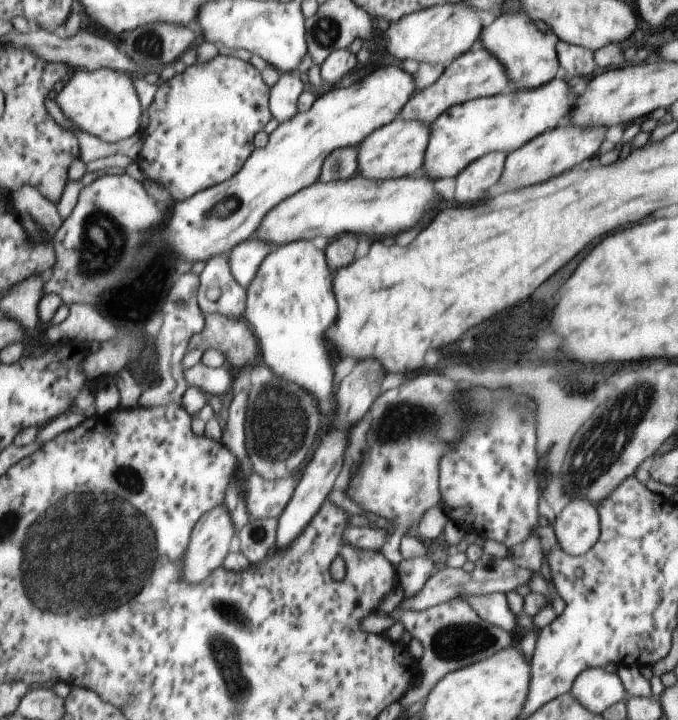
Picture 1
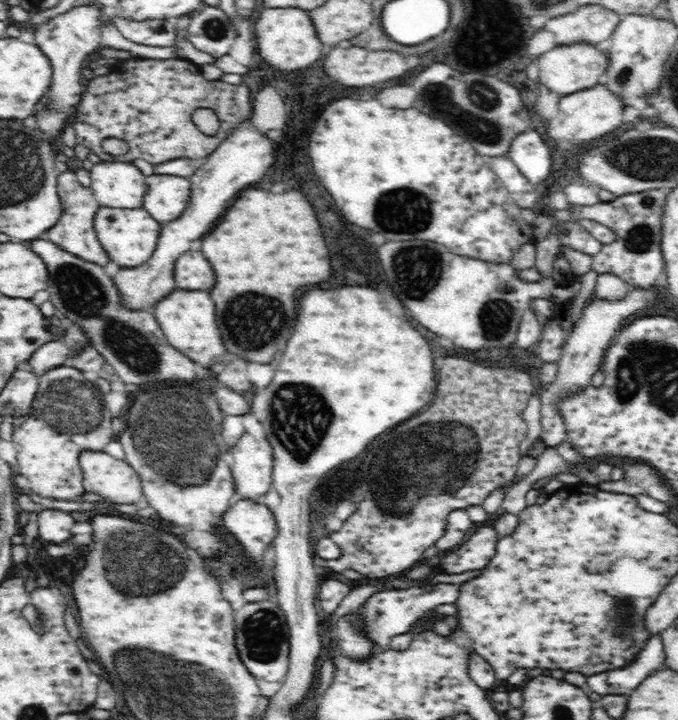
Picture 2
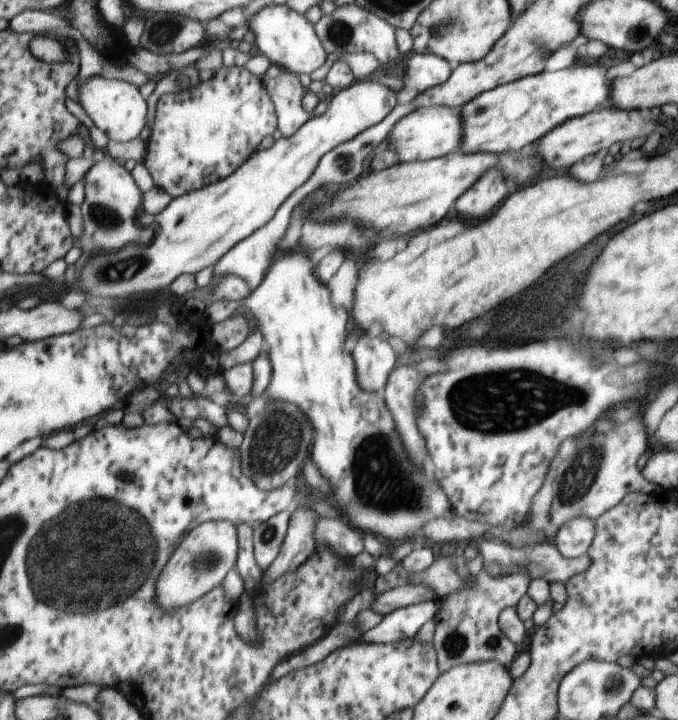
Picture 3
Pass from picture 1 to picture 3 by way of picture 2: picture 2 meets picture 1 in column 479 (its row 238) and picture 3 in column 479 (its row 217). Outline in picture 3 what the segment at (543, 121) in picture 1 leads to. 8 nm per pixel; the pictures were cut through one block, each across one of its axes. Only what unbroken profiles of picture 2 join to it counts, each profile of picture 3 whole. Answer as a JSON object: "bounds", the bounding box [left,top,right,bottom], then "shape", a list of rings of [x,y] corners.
{"bounds":[457,64,611,156],"shape":[[[573,64],[555,72],[540,72],[502,84],[475,96],[460,107],[463,136],[457,152],[483,152],[499,156],[508,150],[521,150],[569,119],[595,110],[607,102],[609,96],[611,81],[605,76],[605,68],[593,64]]]}

